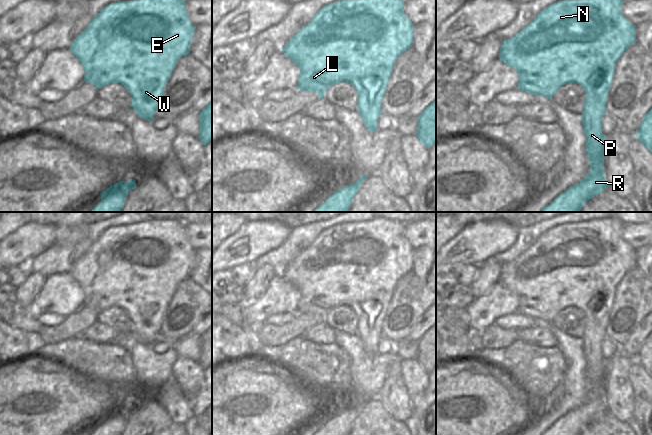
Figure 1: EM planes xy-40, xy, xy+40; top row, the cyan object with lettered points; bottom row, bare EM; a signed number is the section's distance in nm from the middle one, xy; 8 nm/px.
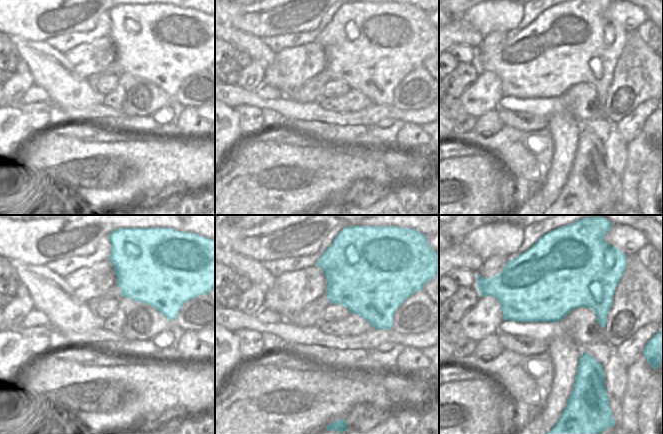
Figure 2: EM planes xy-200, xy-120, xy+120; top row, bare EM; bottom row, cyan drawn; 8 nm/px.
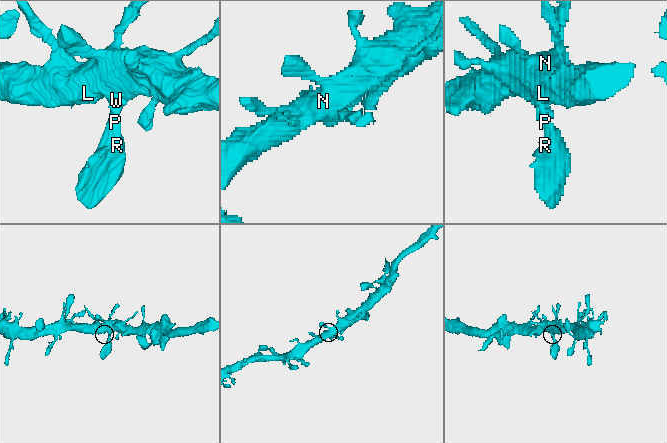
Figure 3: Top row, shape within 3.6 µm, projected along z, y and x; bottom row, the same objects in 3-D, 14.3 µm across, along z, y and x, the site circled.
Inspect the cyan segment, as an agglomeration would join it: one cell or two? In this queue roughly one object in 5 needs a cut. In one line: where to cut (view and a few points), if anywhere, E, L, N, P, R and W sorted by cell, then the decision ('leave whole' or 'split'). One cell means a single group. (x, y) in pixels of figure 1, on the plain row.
no cut; E L N P R W; leave whole

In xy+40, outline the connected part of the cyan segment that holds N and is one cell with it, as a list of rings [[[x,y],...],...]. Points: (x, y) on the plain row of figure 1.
[[[613,217],[557,225],[540,235],[519,257],[502,265],[499,282],[518,296],[517,313],[549,324],[567,307],[577,307],[586,316],[582,348],[590,396],[542,435],[580,435],[587,425],[608,411],[604,400],[605,360],[601,344],[606,337],[616,286],[636,266],[636,249],[622,238],[623,226]]]

